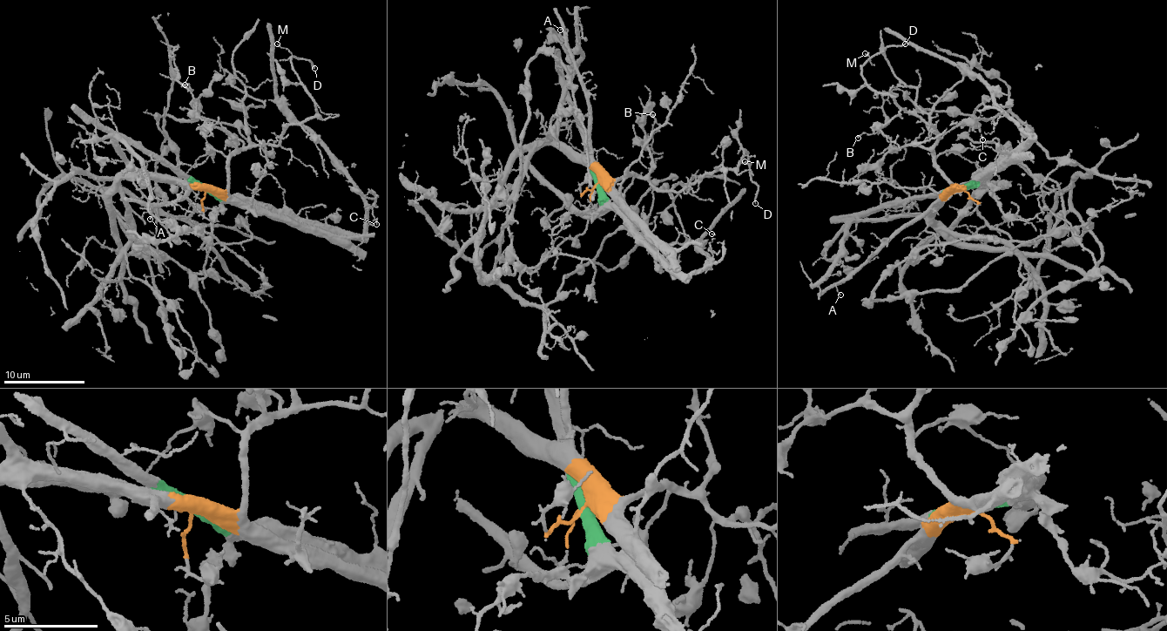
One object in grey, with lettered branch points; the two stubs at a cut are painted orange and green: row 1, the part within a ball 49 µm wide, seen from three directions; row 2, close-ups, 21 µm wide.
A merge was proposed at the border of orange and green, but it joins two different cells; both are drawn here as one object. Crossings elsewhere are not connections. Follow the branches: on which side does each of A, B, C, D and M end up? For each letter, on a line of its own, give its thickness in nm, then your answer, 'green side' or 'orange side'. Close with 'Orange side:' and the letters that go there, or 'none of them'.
A: calibre 90 nm; orange side
B: calibre 110 nm; orange side
C: calibre 110 nm; green side
D: calibre 130 nm; orange side
M: calibre 90 nm; orange side
Orange side: A, B, D, M

